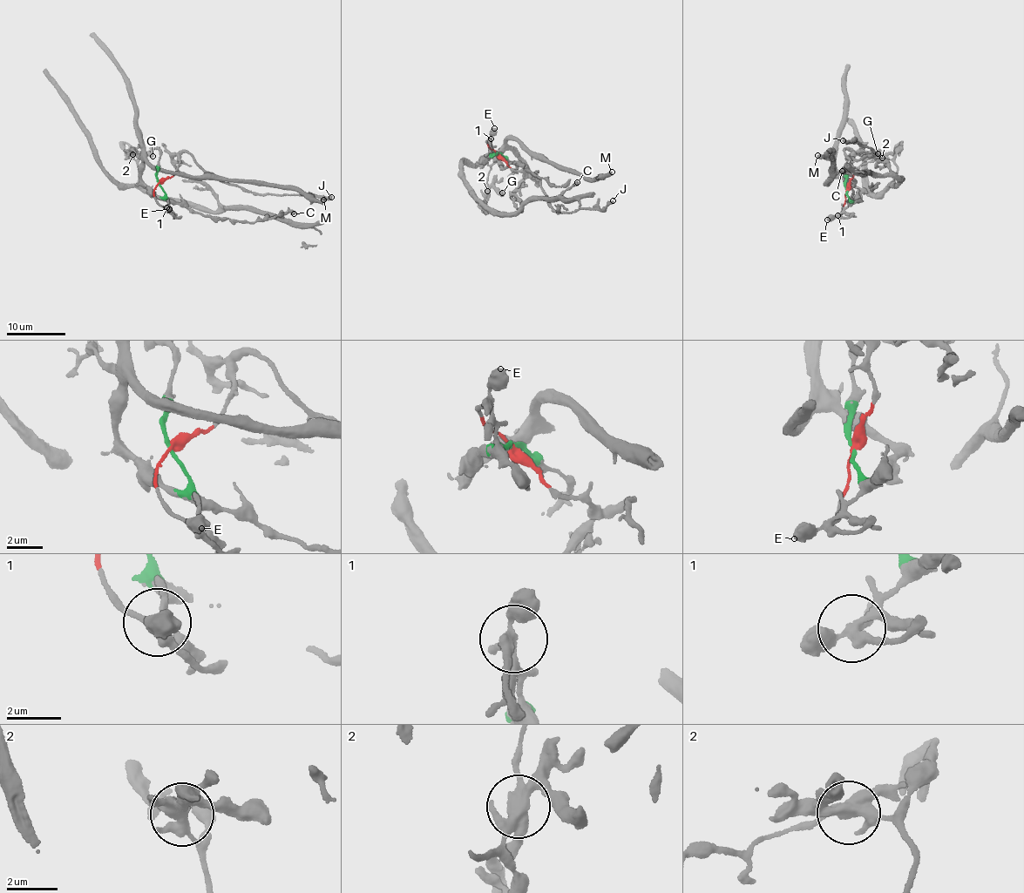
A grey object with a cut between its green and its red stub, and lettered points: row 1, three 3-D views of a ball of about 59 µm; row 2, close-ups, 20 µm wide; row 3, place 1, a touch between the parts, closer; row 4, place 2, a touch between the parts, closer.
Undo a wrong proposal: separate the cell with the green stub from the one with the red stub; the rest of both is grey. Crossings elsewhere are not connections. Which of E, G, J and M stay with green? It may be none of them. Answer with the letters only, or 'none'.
E, M

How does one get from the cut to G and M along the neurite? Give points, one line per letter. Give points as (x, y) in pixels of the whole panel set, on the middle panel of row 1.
G: (498, 154), (526, 174), (511, 196), (522, 209), (494, 214), (473, 197), (479, 203), (492, 186), (501, 192)
M: (498, 154), (488, 155), (483, 161), (508, 138), (516, 139), (531, 152), (587, 178), (612, 172)

